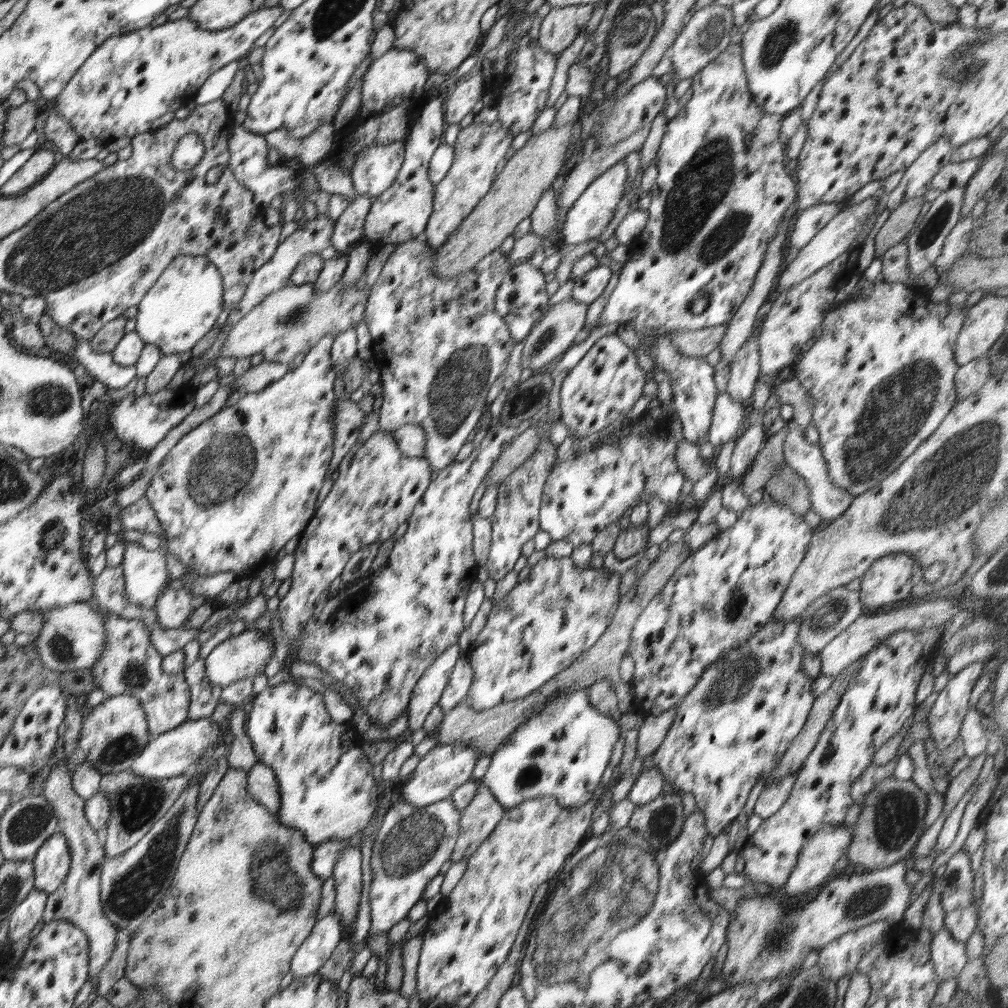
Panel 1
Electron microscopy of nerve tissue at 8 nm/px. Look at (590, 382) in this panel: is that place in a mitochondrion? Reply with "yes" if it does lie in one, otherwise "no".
no

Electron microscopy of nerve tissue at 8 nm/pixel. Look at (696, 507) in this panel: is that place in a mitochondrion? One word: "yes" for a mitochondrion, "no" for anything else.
no

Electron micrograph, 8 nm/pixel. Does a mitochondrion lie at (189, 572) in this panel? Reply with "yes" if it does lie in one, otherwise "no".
no

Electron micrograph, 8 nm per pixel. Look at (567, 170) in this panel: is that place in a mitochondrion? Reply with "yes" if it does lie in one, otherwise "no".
no

